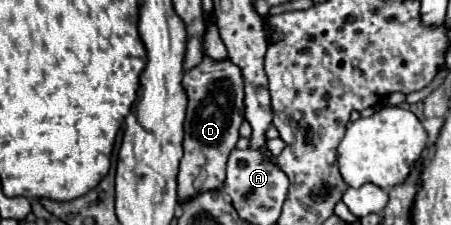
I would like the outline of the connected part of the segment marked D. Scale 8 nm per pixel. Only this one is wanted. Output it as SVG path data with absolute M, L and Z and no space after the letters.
M204 56L204 60L188 70L182 80L186 94L188 94L188 110L184 120L184 156L180 160L180 174L178 174L178 198L186 200L196 196L204 190L216 190L222 188L226 178L226 160L230 150L236 146L240 134L238 128L244 122L244 76L240 76L240 68L232 64L232 60L214 60L210 56Z

